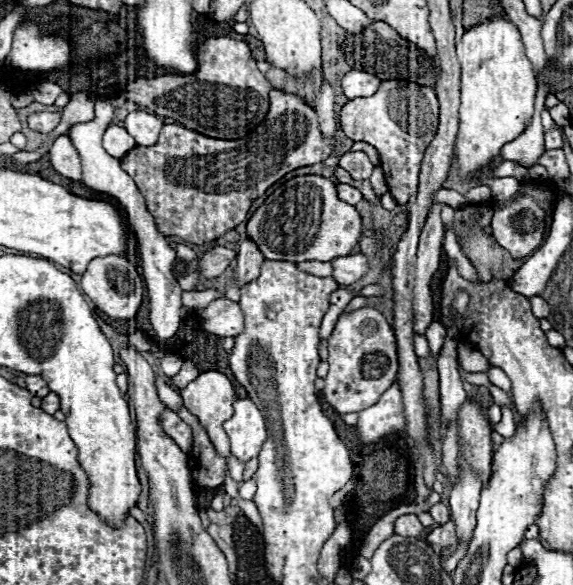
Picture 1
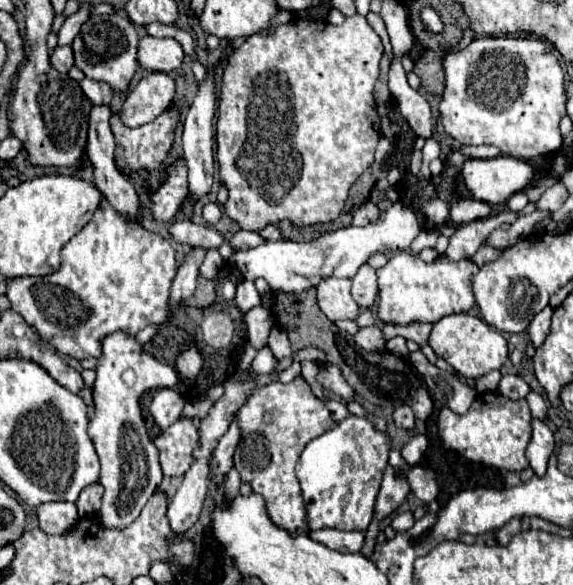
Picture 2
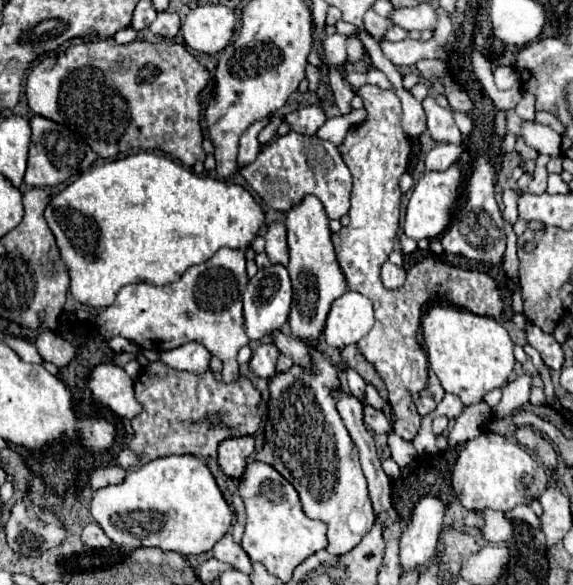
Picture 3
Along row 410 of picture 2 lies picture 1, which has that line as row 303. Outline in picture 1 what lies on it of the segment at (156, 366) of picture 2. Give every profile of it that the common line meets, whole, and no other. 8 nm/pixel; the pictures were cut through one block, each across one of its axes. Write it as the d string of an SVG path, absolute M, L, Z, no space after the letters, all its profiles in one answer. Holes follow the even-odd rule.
M106 256L106 258L92 260L82 276L80 286L84 294L90 296L90 300L96 304L96 308L114 320L134 318L140 308L142 294L144 294L144 284L142 284L140 274L126 258L120 258L120 256Z

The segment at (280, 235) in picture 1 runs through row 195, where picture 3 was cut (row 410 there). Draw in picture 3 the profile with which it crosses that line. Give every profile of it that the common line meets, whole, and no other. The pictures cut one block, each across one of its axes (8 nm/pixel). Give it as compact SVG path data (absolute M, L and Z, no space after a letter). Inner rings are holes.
M314 350L314 366L316 366L316 374L308 374L308 372L300 370L300 366L292 366L292 370L276 374L272 378L270 414L268 414L268 422L266 422L266 430L264 430L264 434L268 438L264 442L264 448L256 454L256 460L276 468L296 488L306 516L314 518L314 520L322 520L328 526L328 532L326 532L328 548L326 550L334 556L342 556L342 554L348 554L354 546L358 546L360 540L364 538L364 534L368 534L372 530L376 516L372 510L372 502L368 498L366 478L360 470L356 446L350 440L348 430L330 396L330 392L336 386L340 386L336 370L316 350Z

